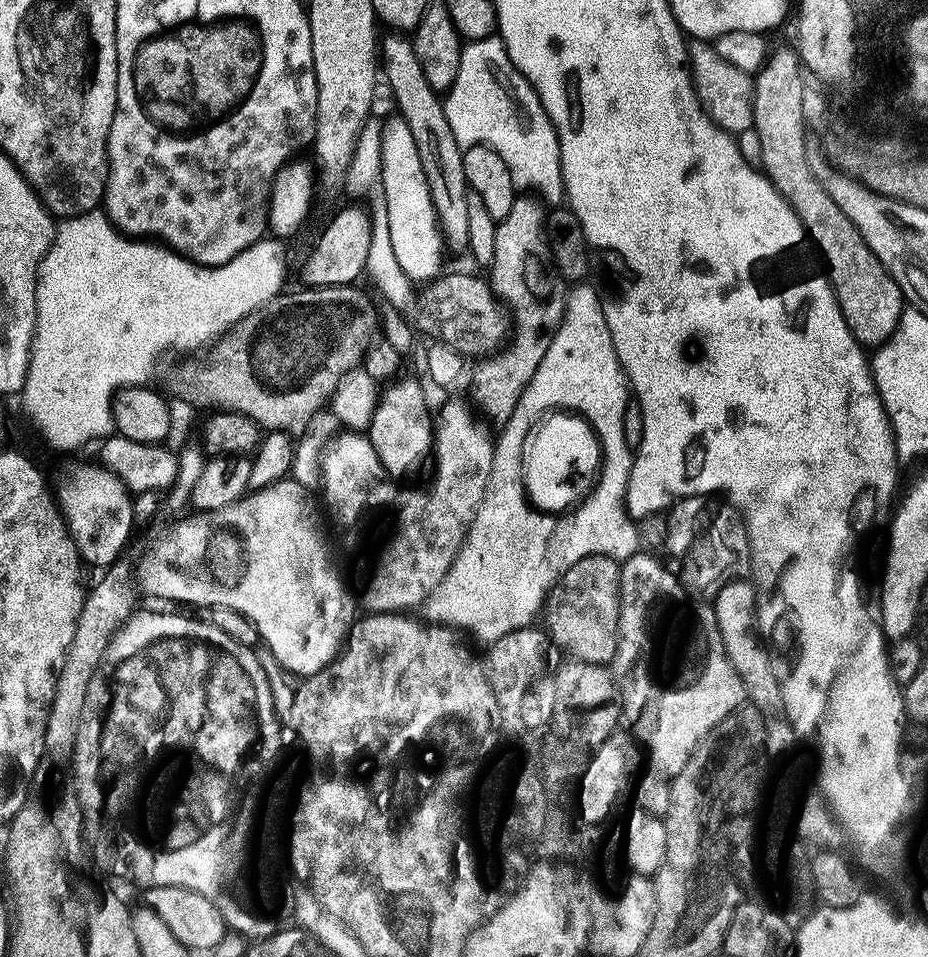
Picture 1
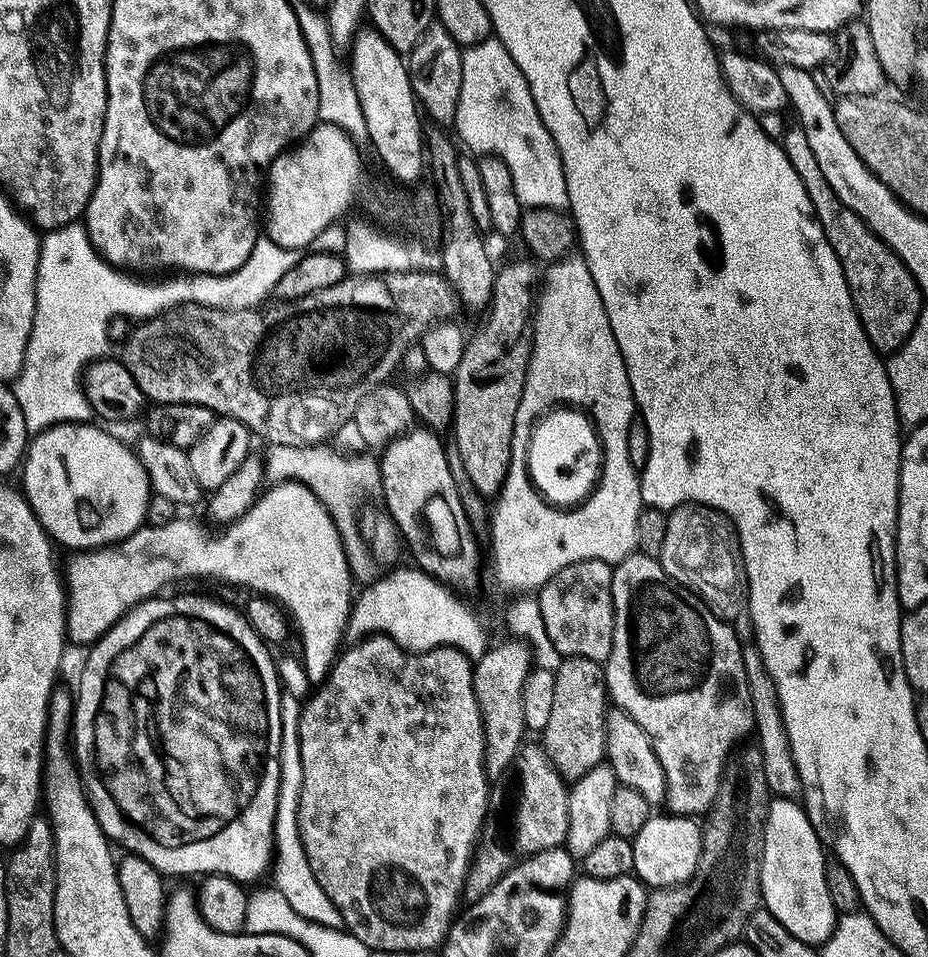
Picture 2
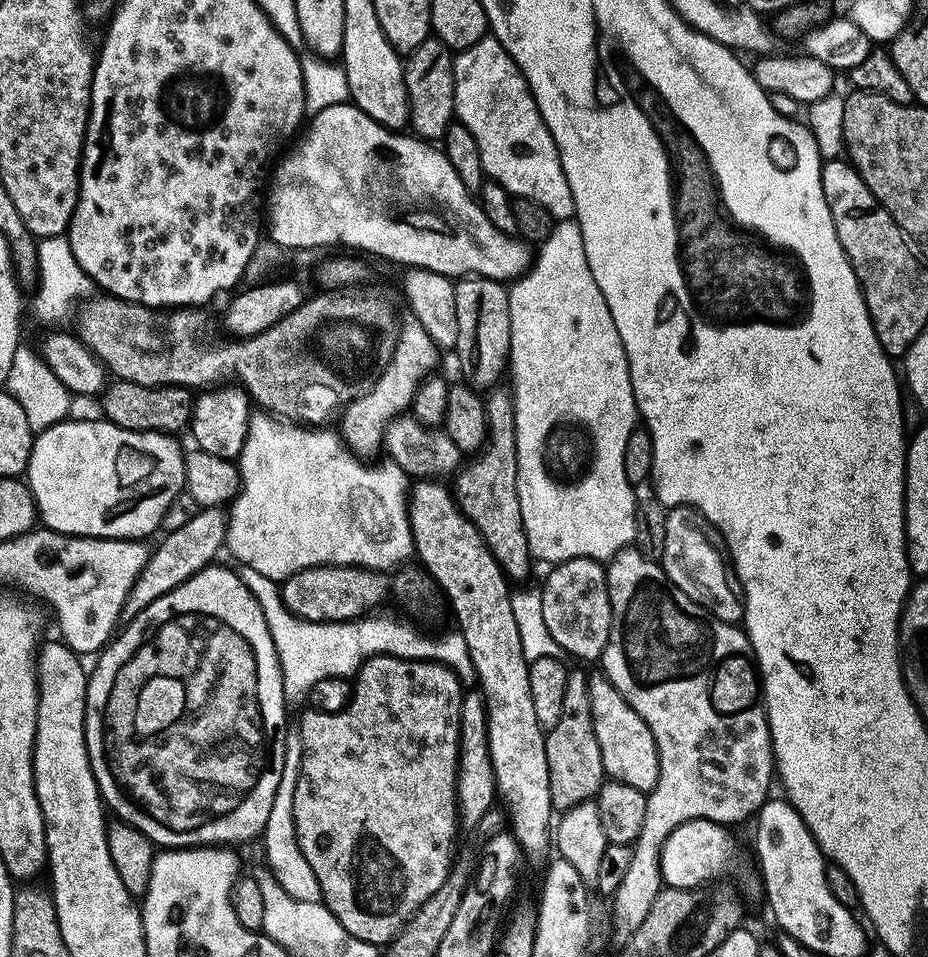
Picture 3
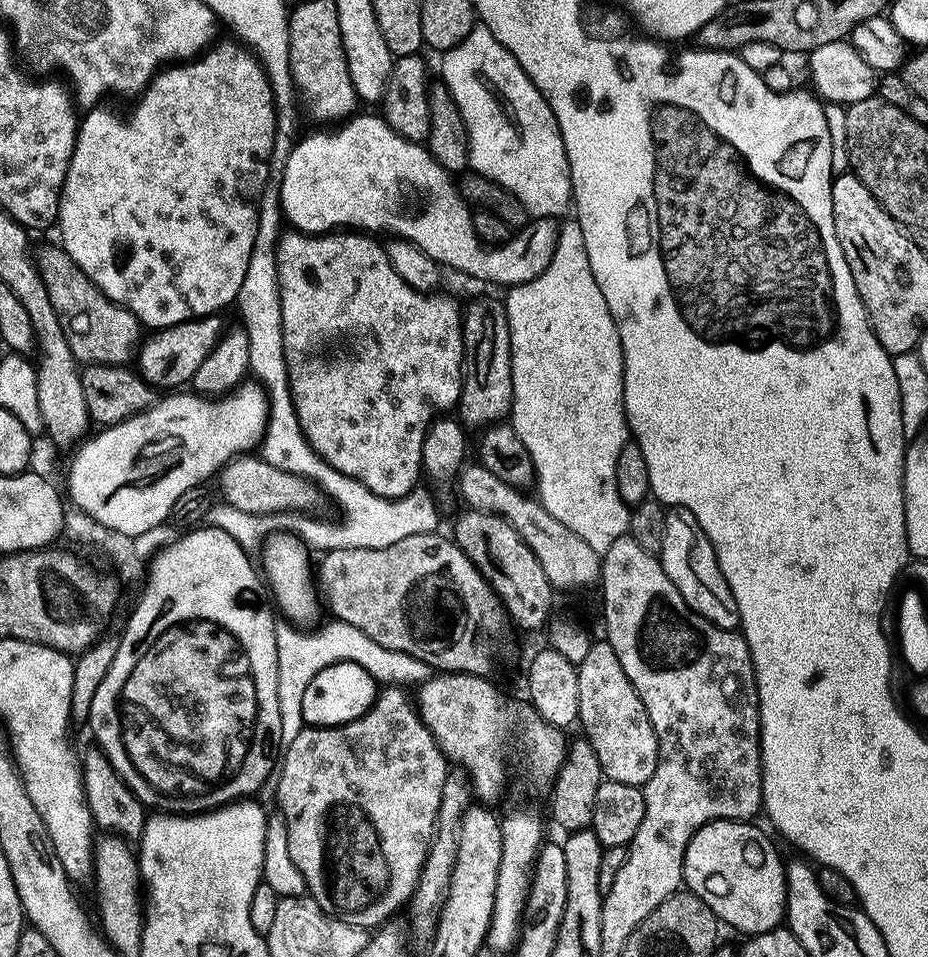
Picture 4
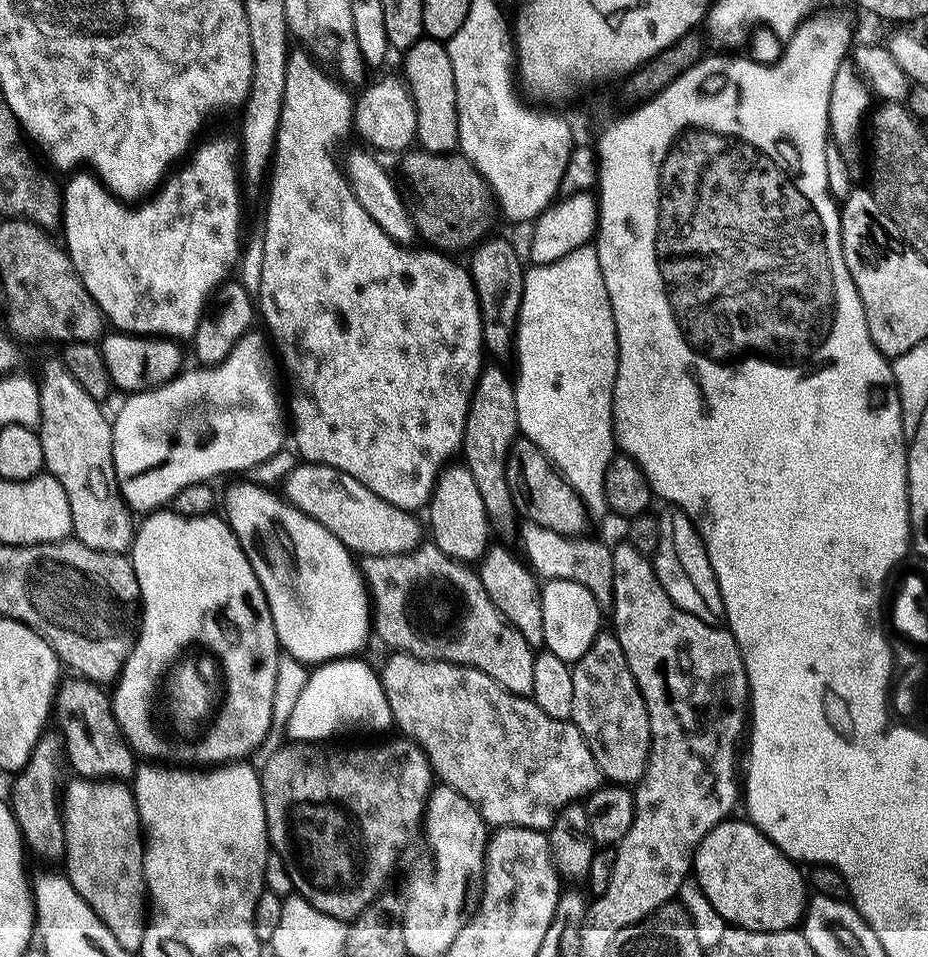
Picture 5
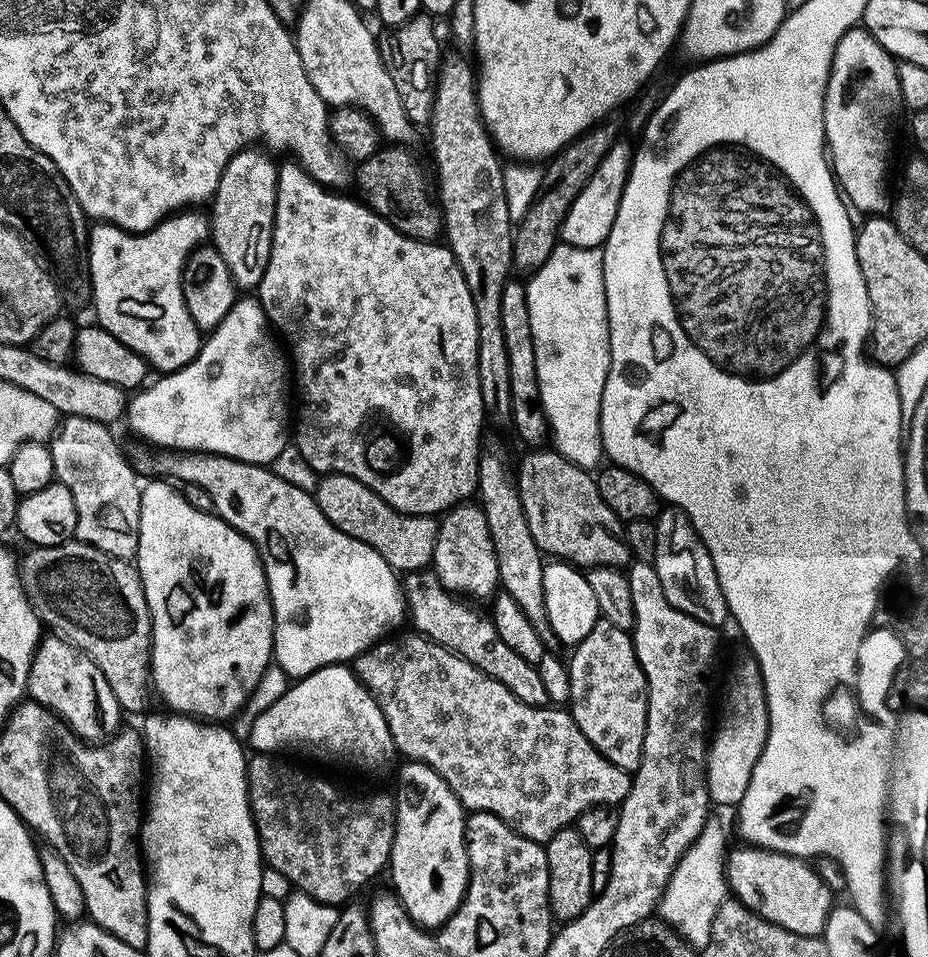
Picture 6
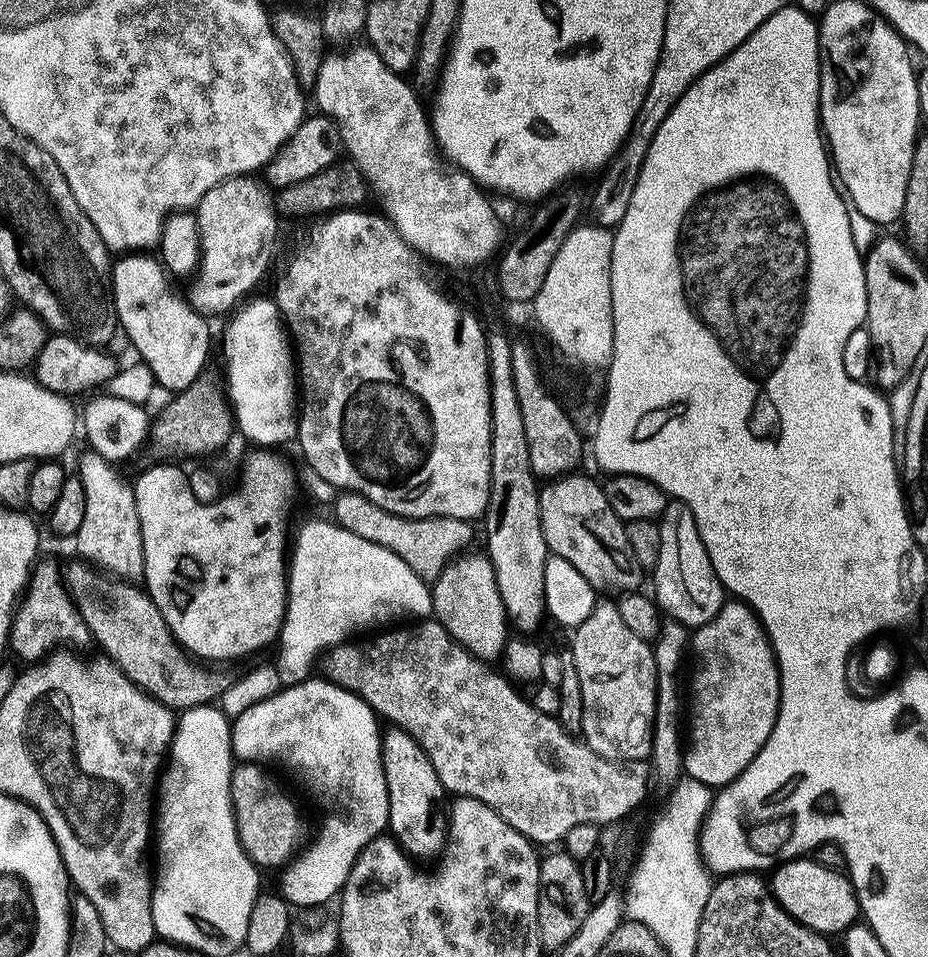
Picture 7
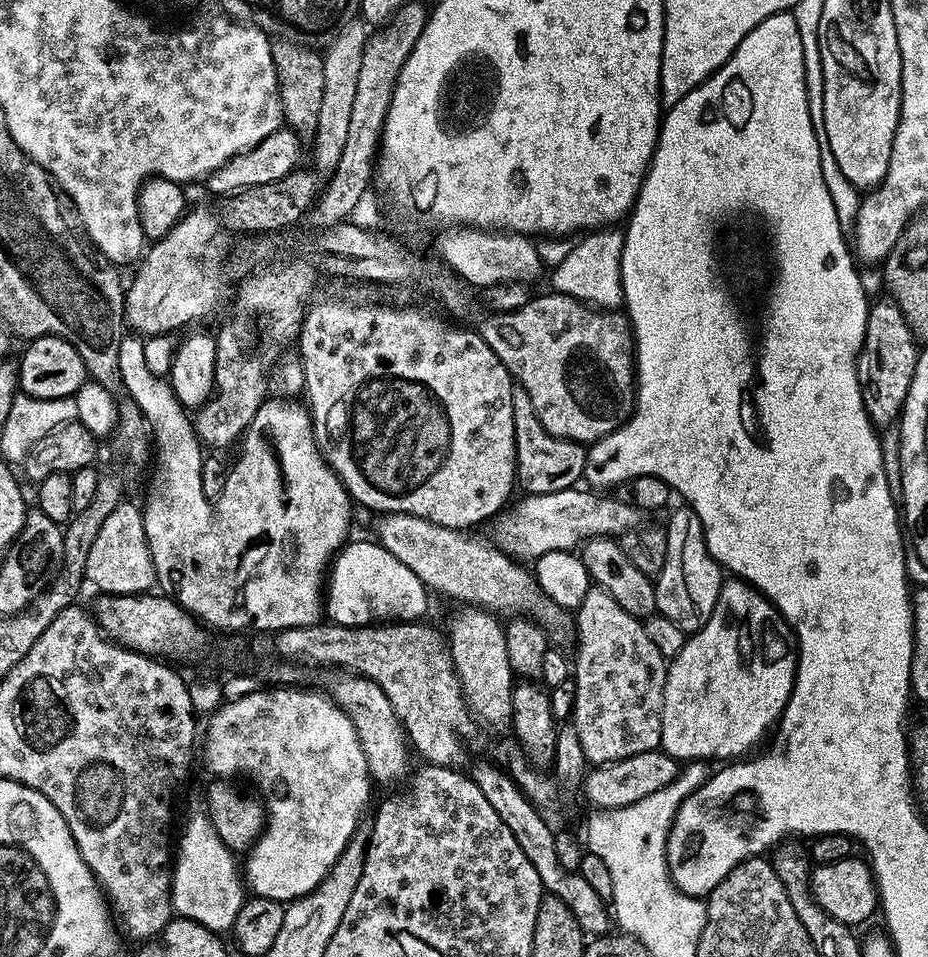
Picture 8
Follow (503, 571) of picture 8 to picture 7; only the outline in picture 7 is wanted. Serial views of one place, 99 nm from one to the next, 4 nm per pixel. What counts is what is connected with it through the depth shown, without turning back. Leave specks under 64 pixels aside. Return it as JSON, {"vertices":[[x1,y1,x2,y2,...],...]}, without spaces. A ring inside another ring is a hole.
{"vertices":[[341,493,334,505,334,512,335,521,340,527,397,554,427,582,439,579,448,564,461,555,474,538,475,527,469,521,452,518,410,520,390,514,356,493]]}

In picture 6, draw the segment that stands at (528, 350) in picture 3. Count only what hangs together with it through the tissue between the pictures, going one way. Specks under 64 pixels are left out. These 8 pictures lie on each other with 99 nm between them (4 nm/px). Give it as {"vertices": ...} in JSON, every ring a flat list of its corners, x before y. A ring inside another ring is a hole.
{"vertices":[[557,247,549,261,529,280,532,281,527,281,526,287,530,302,530,330,534,330,534,350,538,354,540,405,548,419,551,443,556,443,553,444,555,451,570,463,587,470,599,469,600,460,605,459,602,394,606,394,606,378,610,378,612,361,603,251,598,248]]}

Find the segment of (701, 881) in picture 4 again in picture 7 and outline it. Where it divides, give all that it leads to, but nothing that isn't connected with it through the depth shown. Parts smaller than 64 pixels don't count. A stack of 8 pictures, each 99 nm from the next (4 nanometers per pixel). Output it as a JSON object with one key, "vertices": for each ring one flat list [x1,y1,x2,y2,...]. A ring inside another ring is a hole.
{"vertices":[[796,858,788,863,792,864,785,863,775,873,774,895,799,924,825,938,840,936,858,924,862,916,860,899,851,879,843,871,820,865,812,858]]}

